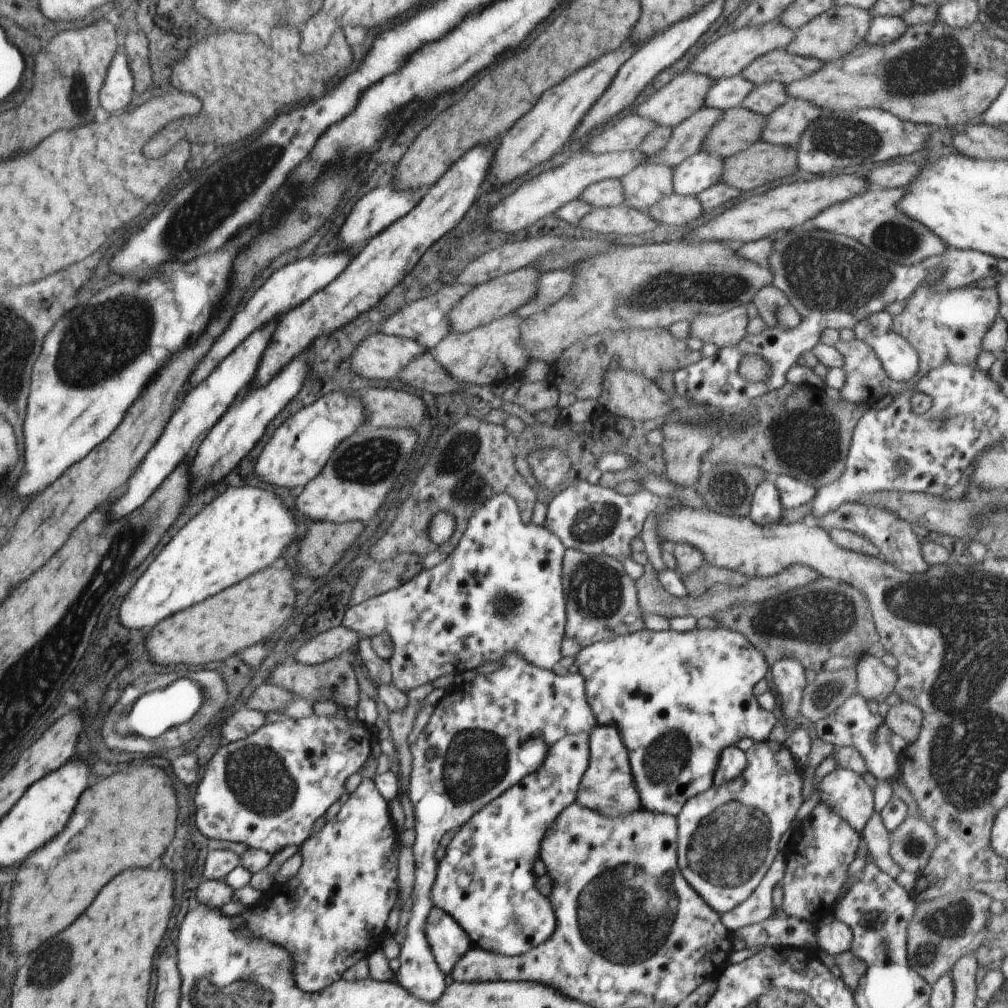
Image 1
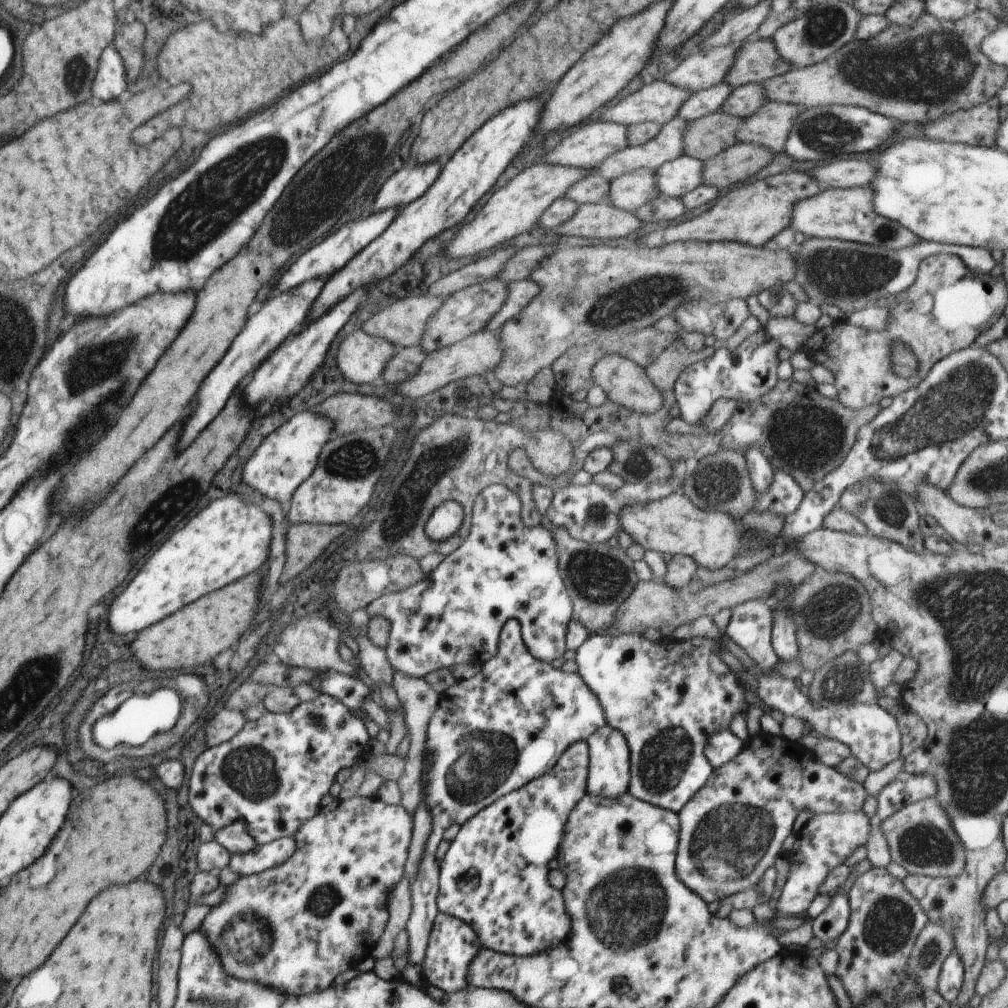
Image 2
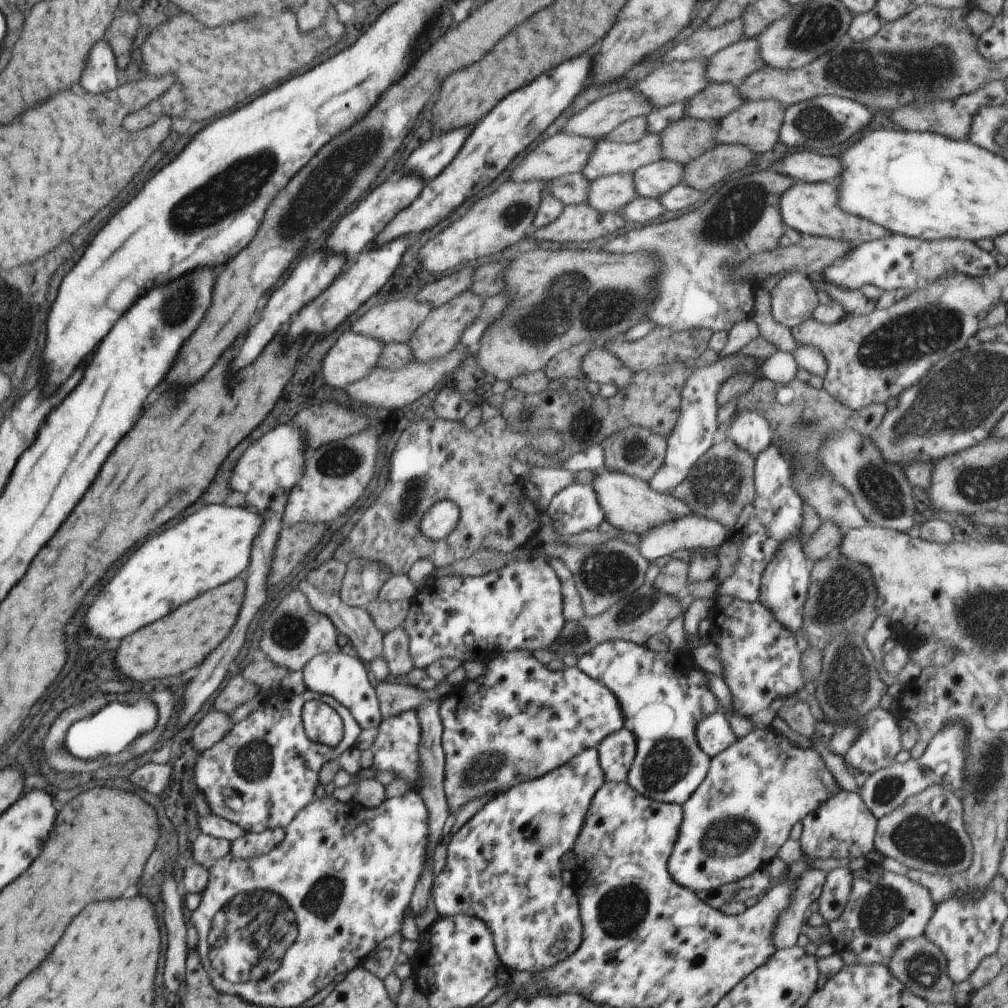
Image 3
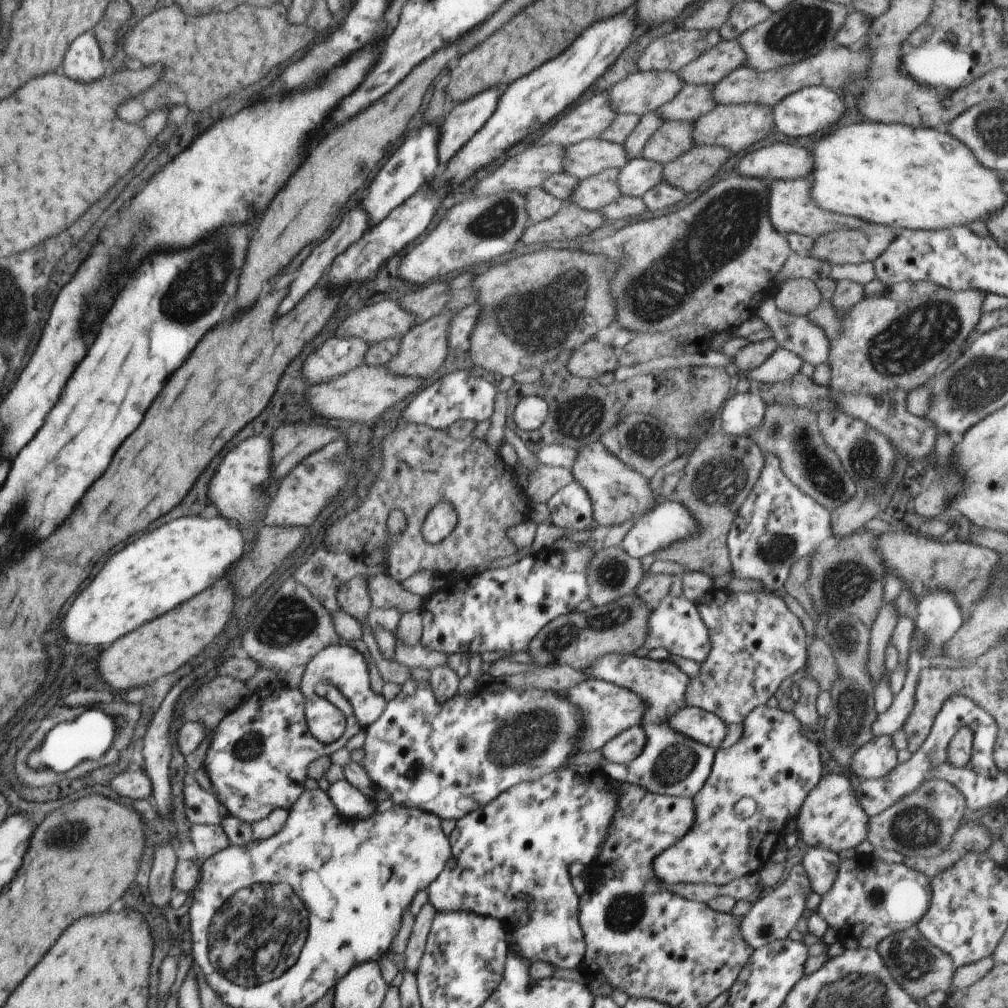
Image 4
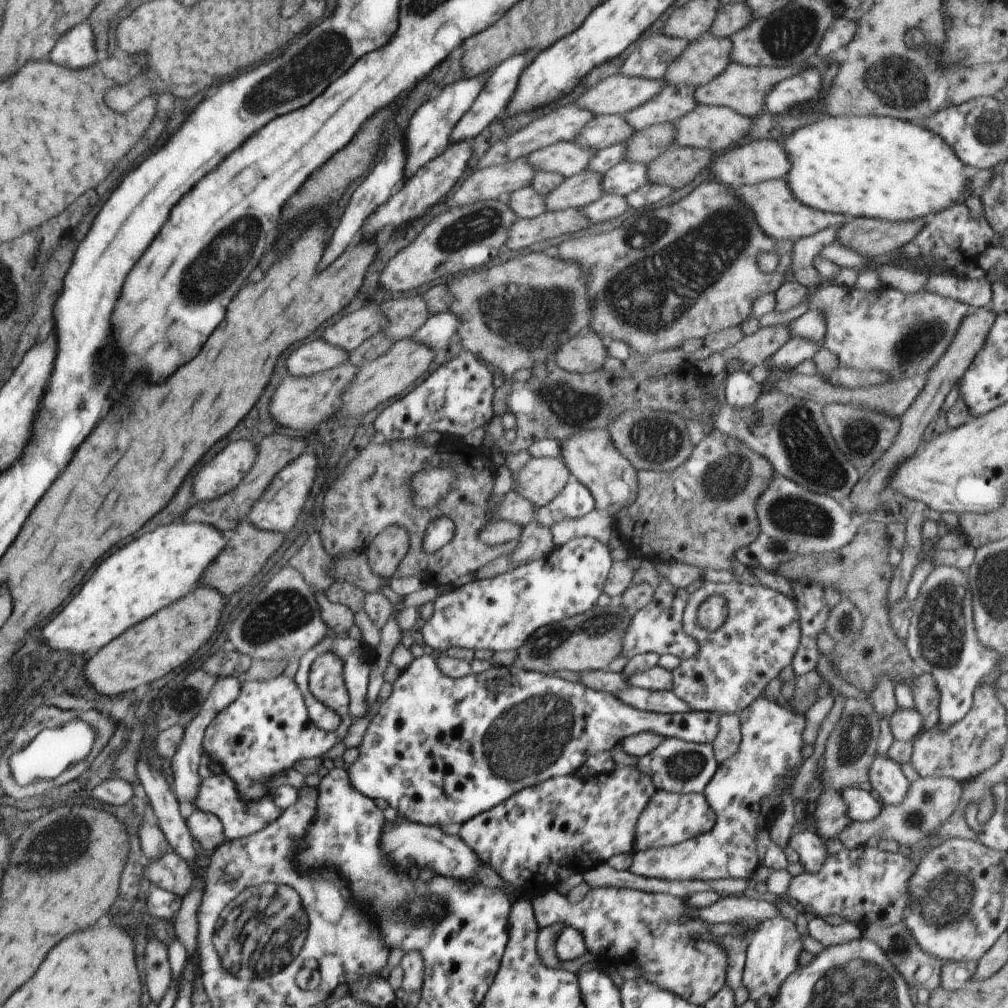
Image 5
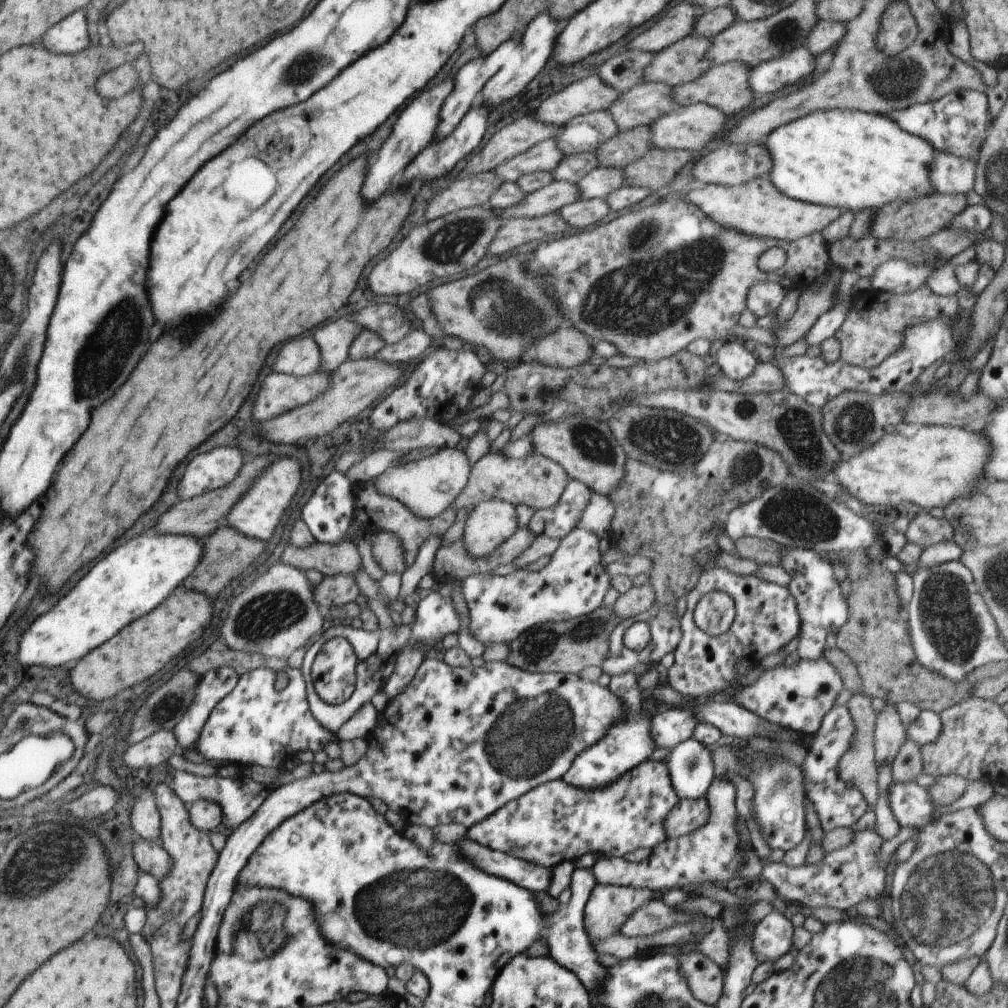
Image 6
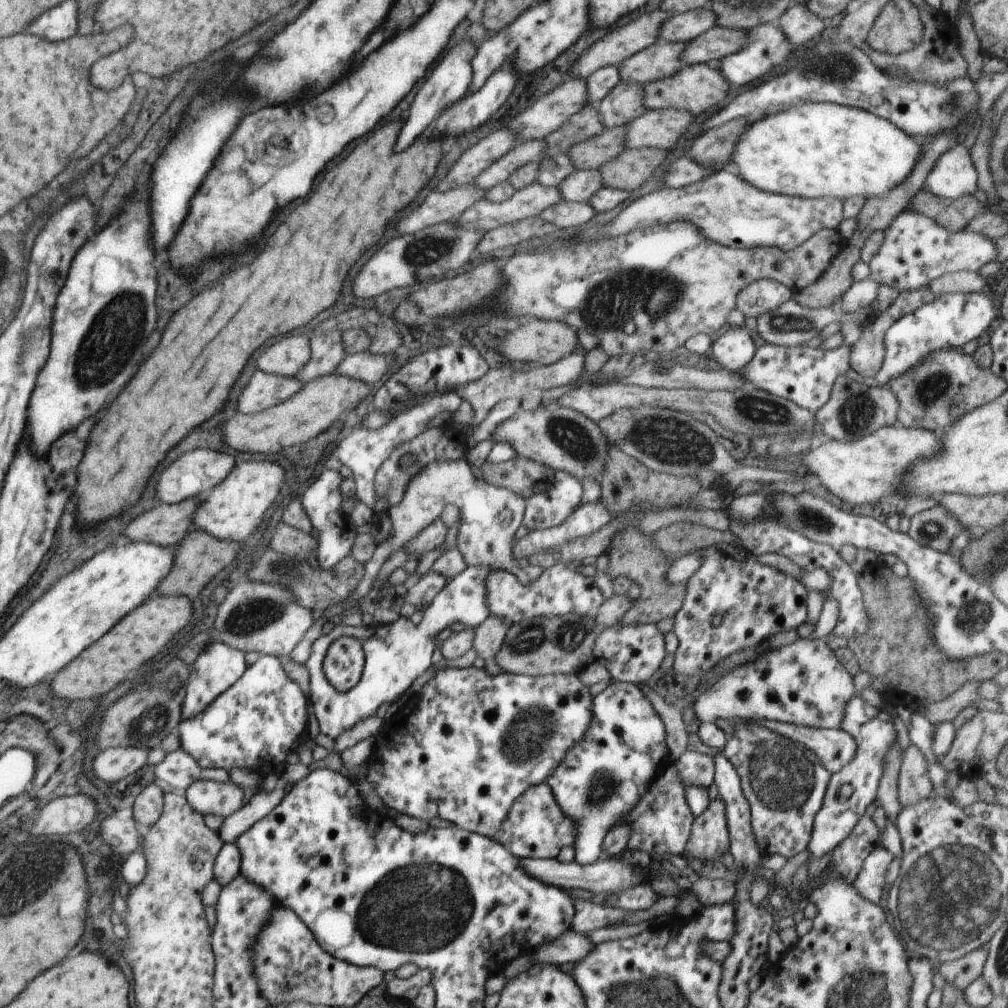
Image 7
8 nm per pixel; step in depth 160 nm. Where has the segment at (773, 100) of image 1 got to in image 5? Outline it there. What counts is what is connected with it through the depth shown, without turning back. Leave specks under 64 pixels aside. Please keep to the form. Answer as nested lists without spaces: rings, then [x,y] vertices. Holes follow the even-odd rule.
[[[666,85],[651,101],[624,114],[625,119],[634,131],[664,122],[677,122],[698,105],[695,99],[696,89],[697,87],[686,85]]]

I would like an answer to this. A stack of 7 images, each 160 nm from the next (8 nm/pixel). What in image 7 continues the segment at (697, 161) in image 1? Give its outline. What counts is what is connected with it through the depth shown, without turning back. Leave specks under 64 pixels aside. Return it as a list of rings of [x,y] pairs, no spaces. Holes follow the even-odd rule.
[[[599,169],[574,171],[558,186],[564,201],[589,202],[602,187],[603,178]]]

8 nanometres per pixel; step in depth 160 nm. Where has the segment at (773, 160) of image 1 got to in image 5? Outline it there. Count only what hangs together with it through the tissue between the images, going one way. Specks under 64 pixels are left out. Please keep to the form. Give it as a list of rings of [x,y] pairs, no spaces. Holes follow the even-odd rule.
[[[674,146],[646,165],[649,182],[669,186],[674,191],[684,188],[684,186],[694,181],[700,170],[706,164],[708,165],[715,156],[716,154],[712,149]]]

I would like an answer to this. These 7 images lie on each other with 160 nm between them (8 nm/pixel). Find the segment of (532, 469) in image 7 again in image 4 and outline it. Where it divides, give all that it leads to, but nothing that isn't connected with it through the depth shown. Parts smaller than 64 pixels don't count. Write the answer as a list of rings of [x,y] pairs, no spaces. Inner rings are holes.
[[[541,465],[532,472],[527,495],[531,504],[547,504],[558,490],[562,490],[573,481],[574,476],[570,469]]]

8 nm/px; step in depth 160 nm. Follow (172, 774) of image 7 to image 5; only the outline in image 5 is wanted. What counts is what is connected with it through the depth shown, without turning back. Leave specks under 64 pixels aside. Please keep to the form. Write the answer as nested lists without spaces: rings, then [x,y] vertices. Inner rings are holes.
[[[224,772],[202,778],[199,784],[199,793],[195,801],[196,808],[215,814],[220,819],[226,841],[250,836],[274,822],[283,813],[283,810],[274,803],[274,796],[270,792],[254,803],[244,803],[239,796],[234,781]]]

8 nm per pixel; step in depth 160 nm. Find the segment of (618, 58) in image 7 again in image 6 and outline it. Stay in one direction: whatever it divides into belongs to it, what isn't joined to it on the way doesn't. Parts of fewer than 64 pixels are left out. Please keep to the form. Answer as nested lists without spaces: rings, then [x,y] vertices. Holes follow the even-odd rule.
[[[694,2],[678,4],[643,34],[636,36],[629,43],[628,49],[657,53],[697,31],[698,18],[702,12],[702,8]]]

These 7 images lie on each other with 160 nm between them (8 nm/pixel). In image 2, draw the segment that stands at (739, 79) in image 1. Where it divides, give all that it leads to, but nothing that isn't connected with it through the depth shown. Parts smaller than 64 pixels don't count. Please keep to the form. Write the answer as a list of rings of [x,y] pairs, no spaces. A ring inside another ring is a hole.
[[[722,81],[713,87],[696,91],[680,107],[679,114],[687,121],[693,121],[703,116],[715,113],[723,106],[724,101],[732,94],[733,86]]]

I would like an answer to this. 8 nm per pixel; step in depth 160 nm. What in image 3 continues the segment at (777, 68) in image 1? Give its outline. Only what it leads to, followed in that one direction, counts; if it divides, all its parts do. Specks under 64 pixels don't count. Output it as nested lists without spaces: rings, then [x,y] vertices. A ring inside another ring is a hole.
[[[756,37],[742,39],[722,48],[706,62],[706,78],[709,83],[728,83],[738,87],[750,74],[765,67],[766,64],[760,58],[758,39]]]

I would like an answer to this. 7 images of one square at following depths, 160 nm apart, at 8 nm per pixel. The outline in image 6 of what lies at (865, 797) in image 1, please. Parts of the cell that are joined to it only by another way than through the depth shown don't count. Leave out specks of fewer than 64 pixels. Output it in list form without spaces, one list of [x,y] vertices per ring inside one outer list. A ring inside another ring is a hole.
[[[715,776],[705,797],[711,815],[707,823],[698,830],[677,839],[662,841],[652,848],[651,855],[639,863],[629,863],[622,857],[600,858],[591,866],[598,883],[639,889],[669,890],[691,888],[713,882],[728,882],[734,878],[756,878],[762,872],[763,864],[754,852],[741,847],[739,837],[739,816],[735,805],[737,792],[735,784],[726,776]]]

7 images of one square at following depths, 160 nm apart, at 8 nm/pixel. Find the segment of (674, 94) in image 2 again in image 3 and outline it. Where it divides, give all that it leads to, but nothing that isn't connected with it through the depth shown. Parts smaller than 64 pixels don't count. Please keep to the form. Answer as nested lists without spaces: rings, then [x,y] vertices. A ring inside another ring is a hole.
[[[623,89],[599,98],[574,114],[563,131],[582,138],[602,139],[626,120],[646,117],[653,109],[654,106],[636,90]]]

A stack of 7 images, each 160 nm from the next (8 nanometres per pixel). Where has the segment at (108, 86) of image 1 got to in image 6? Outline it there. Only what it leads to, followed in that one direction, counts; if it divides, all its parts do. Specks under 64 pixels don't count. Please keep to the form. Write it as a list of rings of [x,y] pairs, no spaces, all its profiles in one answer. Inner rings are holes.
[[[76,11],[60,21],[48,34],[44,34],[44,46],[48,50],[56,50],[56,54],[74,54],[88,48],[88,31],[86,30],[86,18],[84,12]]]

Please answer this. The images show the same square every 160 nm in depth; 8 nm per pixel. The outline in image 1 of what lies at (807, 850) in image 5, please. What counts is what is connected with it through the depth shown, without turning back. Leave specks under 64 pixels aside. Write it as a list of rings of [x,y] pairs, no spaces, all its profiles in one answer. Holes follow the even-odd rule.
[[[834,918],[828,925],[816,926],[815,931],[816,944],[820,950],[824,950],[833,956],[850,951],[853,933],[850,926],[846,926],[844,922]]]

